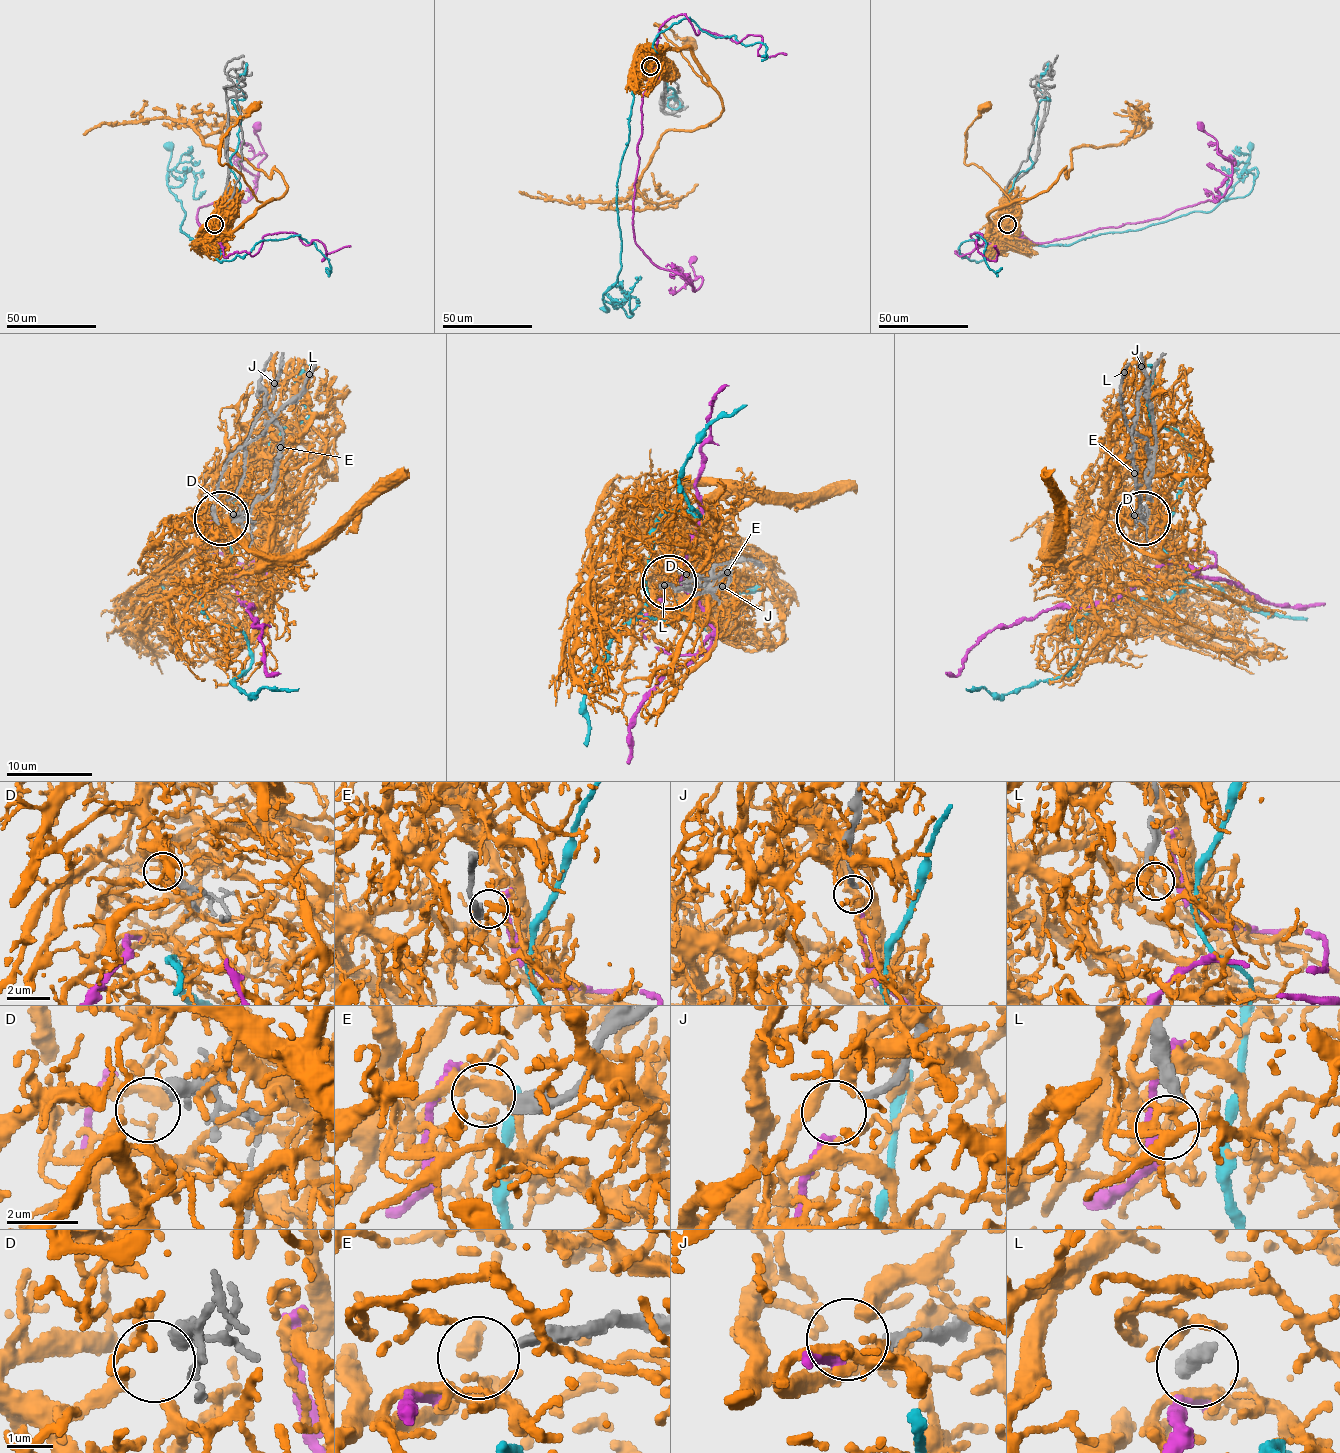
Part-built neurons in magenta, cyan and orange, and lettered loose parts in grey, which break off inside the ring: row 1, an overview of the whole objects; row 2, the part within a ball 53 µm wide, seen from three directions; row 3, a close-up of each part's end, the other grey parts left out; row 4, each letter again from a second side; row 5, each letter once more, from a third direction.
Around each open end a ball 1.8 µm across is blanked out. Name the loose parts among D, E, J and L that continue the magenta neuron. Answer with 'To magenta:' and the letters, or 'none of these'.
To magenta: J

